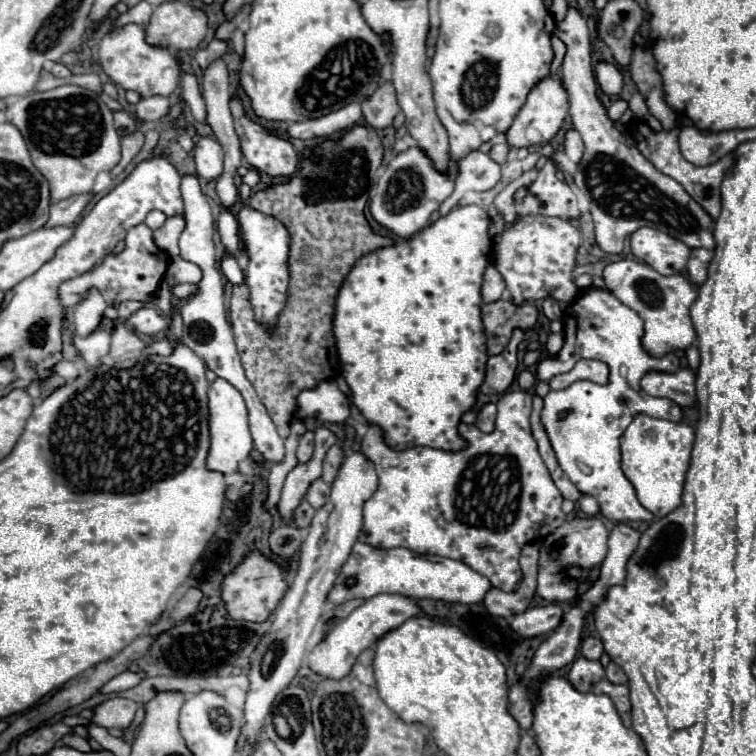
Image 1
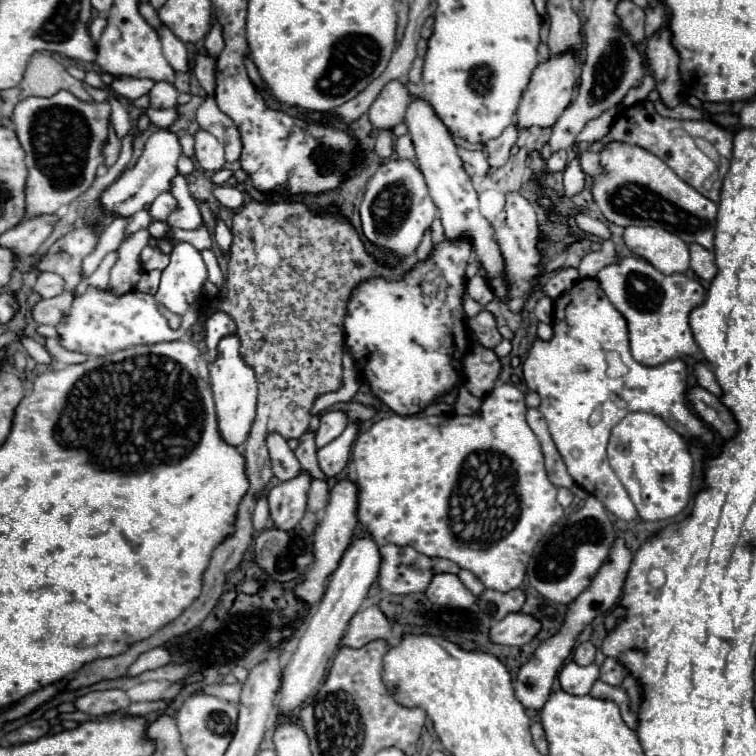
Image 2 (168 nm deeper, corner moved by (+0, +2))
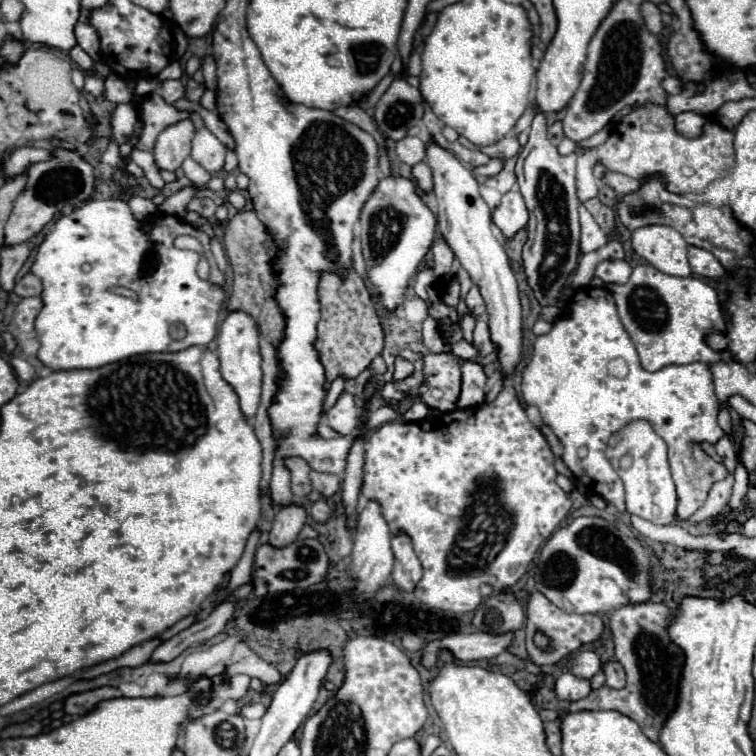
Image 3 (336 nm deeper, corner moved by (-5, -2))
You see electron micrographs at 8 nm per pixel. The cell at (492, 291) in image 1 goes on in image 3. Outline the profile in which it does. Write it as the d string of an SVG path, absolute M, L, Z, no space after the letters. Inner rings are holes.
M476 286L470 288L470 292L466 296L466 306L468 306L468 310L470 310L470 314L474 318L478 318L484 312L484 300L482 300L482 296L480 296L480 292L478 292Z

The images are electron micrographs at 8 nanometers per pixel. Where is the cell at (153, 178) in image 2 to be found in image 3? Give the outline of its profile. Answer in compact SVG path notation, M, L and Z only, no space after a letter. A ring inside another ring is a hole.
M190 118L168 126L160 132L154 148L154 158L158 168L176 170L190 156L190 144L194 138L194 124Z

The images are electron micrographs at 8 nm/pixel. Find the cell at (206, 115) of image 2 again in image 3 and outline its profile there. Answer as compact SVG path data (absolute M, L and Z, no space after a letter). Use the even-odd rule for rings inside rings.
M194 104L192 110L196 110L196 112L202 116L206 128L208 128L208 130L210 130L210 132L212 132L224 146L234 148L234 140L232 140L232 136L230 136L230 132L228 132L226 124L220 120L220 116L218 116L216 112L208 112L208 110L204 110L200 104Z

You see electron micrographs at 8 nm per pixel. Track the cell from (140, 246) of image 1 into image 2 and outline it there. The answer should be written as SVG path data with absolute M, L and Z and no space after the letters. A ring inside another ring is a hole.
M43 272L37 276L35 292L39 292L43 298L55 298L63 292L63 288L65 288L65 282L61 280L61 276L53 272Z

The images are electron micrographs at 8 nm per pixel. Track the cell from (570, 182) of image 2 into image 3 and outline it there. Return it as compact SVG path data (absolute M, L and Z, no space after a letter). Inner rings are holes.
M646 104L634 108L630 114L626 114L620 124L612 130L608 140L592 150L586 150L578 156L578 172L576 172L576 186L578 186L578 198L580 202L586 202L592 198L592 168L594 164L602 163L609 166L610 171L620 172L626 176L632 176L636 180L648 180L650 176L660 174L666 182L666 190L674 194L686 194L686 192L702 192L706 186L720 174L724 174L724 138L734 138L732 130L722 128L716 122L708 122L704 126L704 134L698 138L684 138L676 132L674 120L670 112L662 106Z

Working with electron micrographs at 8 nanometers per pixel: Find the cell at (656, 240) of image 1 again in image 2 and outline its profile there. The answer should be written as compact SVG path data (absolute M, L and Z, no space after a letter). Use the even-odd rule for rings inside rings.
M629 226L625 228L623 240L635 256L651 262L663 274L685 272L689 268L687 244L663 228Z

